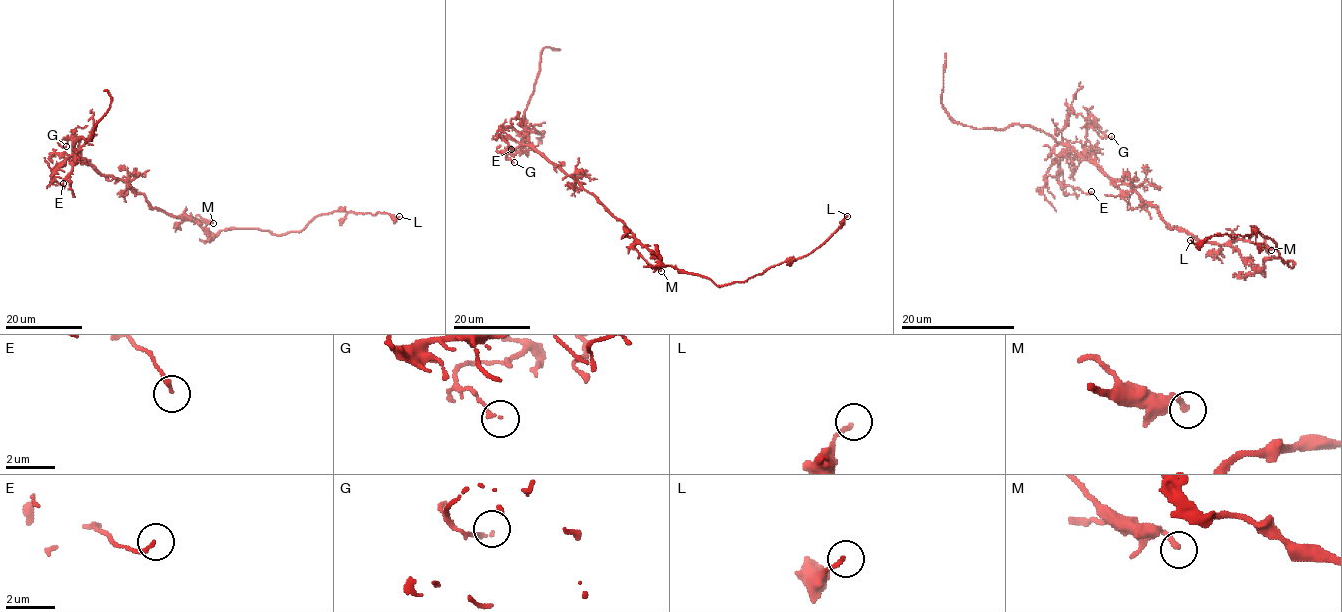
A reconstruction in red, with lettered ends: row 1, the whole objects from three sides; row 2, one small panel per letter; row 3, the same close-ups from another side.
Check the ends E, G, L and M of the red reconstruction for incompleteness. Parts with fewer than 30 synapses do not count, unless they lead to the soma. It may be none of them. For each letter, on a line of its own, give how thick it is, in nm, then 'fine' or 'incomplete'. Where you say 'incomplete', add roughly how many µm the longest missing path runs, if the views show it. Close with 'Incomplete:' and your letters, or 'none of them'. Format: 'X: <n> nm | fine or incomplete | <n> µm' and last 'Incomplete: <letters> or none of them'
E: 160 nm | fine
G: 140 nm | fine
L: 160 nm | fine
M: 220 nm | fine
Incomplete: none of them

